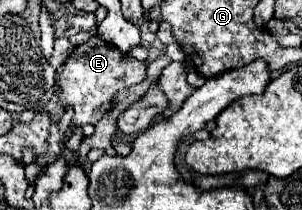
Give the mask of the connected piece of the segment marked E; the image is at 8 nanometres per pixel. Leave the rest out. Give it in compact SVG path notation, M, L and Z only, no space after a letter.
M91 37L87 43L77 45L67 61L57 69L57 87L59 87L59 103L67 109L73 109L71 131L63 139L63 145L73 133L73 127L83 127L87 123L97 125L97 121L111 109L113 97L135 83L145 81L147 67L137 59L123 59L121 53L107 41L99 37Z

